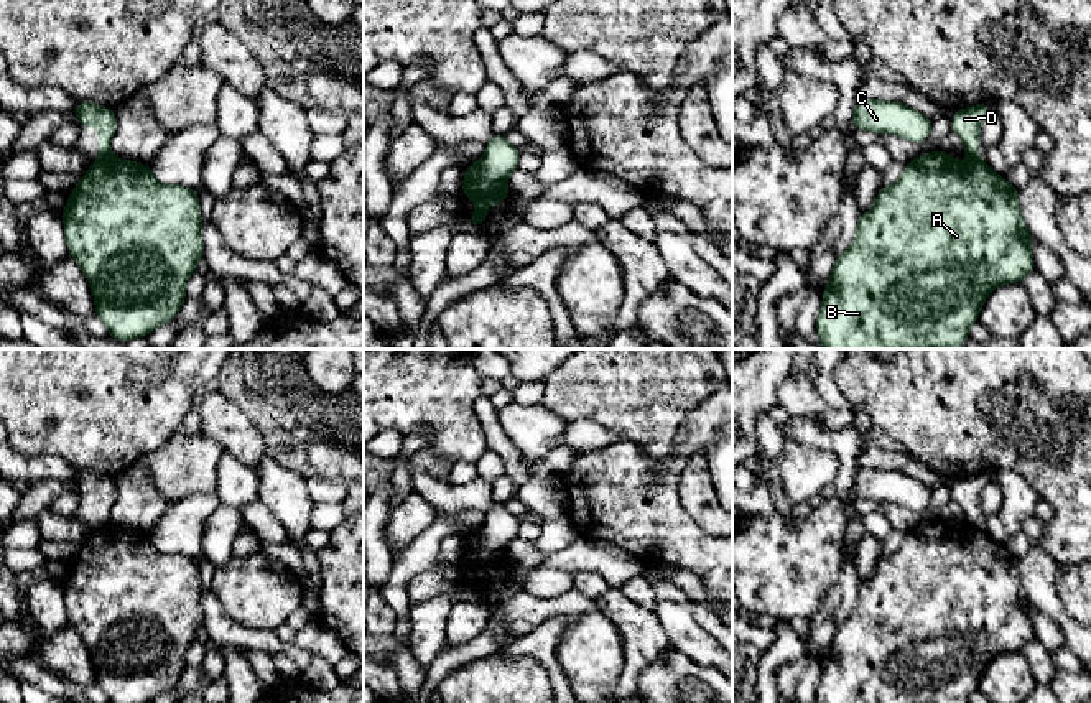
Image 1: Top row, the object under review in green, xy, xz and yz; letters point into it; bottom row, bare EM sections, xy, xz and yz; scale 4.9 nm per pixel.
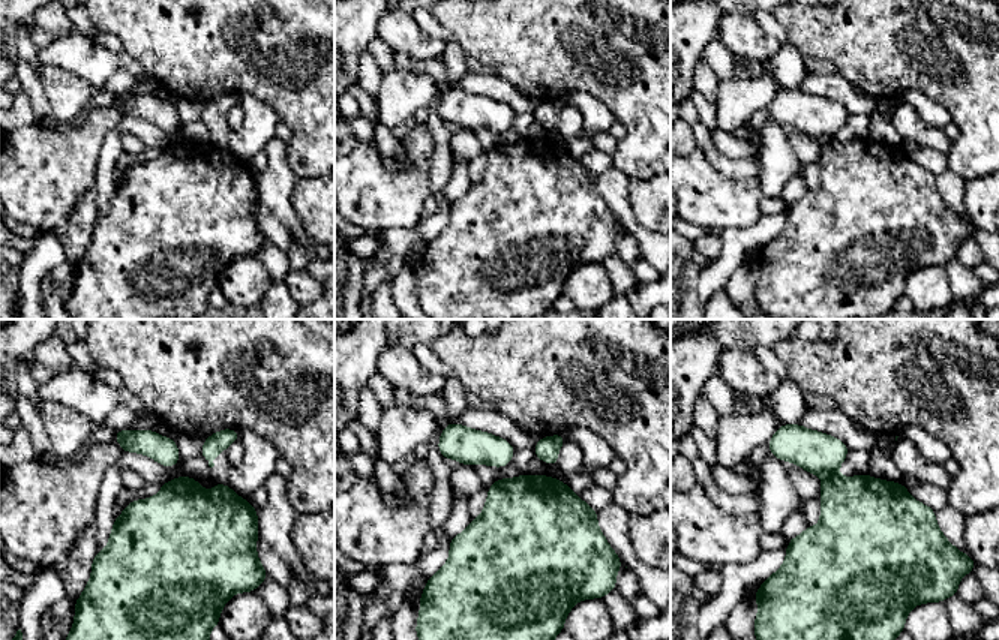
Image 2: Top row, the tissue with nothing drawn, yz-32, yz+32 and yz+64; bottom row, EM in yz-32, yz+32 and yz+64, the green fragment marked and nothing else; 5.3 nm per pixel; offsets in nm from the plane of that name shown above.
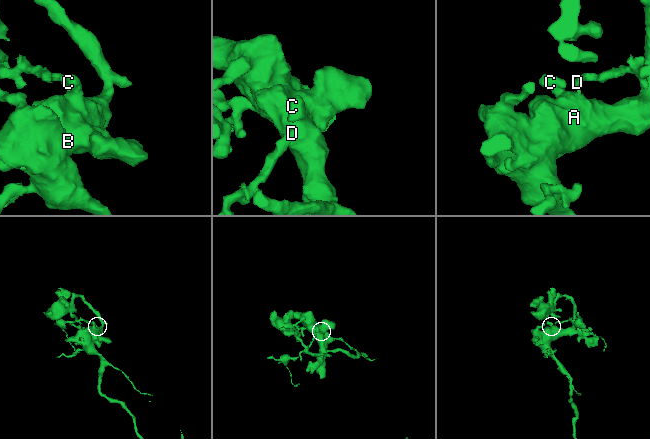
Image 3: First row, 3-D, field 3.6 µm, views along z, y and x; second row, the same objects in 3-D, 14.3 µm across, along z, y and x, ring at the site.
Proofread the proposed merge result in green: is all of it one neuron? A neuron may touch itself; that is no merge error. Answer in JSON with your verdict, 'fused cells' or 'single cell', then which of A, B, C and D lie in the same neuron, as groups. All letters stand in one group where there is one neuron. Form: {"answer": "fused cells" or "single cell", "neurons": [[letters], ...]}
{"answer": "fused cells", "neurons": [["A", "B", "C"], ["D"]]}

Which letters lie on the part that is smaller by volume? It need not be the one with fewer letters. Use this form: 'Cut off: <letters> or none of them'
Cut off: D

